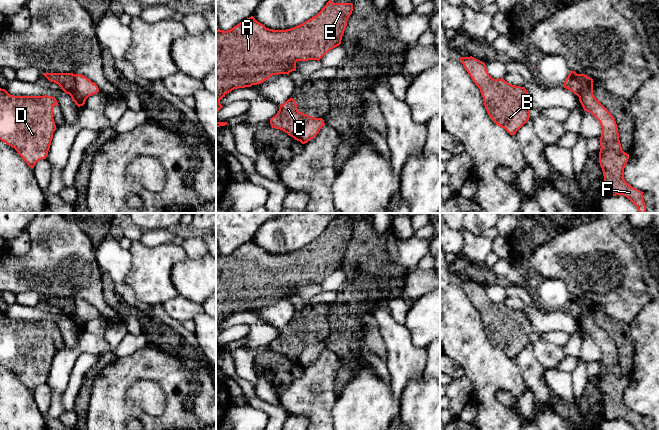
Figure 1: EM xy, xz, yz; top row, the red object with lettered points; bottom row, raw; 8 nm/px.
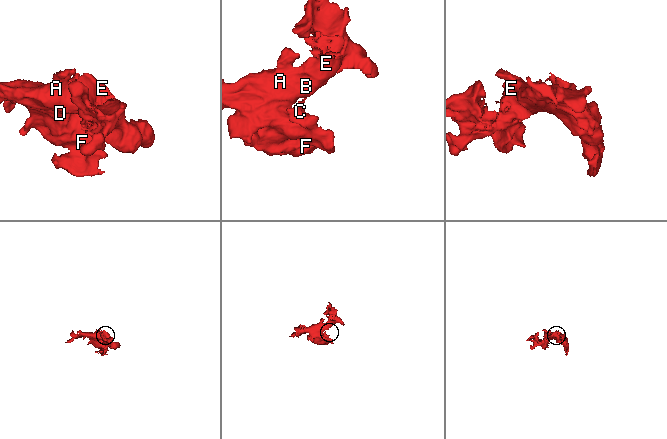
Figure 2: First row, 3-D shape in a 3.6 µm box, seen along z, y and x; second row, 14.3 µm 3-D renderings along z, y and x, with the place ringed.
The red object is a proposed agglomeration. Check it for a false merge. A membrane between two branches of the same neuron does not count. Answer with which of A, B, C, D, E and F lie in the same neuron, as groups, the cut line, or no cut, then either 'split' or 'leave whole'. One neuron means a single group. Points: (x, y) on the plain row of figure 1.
A B D E F / C | xy (75, 299), (75, 312), (72, 315), (65, 316) | split

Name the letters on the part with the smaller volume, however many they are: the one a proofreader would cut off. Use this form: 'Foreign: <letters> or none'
Foreign: C

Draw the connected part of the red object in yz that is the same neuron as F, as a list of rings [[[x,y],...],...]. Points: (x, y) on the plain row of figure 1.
[[[578,298],[580,306],[579,325],[584,333],[600,347],[599,387],[604,399],[604,417],[607,420],[623,419],[635,430],[646,430],[642,415],[629,409],[624,403],[624,392],[629,378],[622,374],[616,345],[611,337],[595,322],[593,306],[585,298]]]

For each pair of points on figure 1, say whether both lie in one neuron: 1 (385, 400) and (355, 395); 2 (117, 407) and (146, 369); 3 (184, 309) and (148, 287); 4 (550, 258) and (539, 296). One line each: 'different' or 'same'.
1: same
2: same
3: different
4: different

